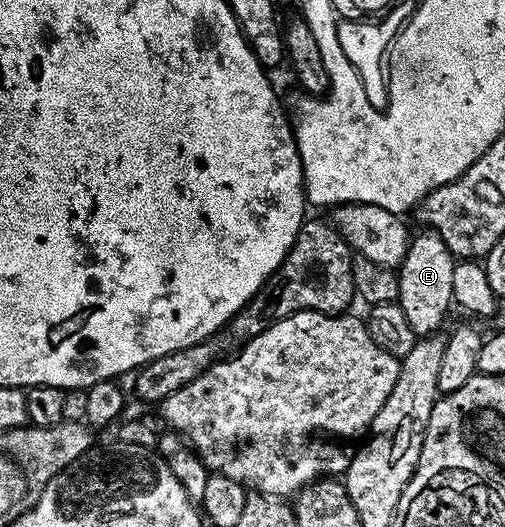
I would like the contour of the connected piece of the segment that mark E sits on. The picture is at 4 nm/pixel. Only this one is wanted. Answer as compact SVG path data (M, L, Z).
M422 229L410 240L410 248L404 257L402 266L397 268L398 301L402 307L408 325L412 325L415 336L433 335L446 319L450 307L454 303L452 293L452 277L456 266L456 257L444 245L442 238L435 231Z

